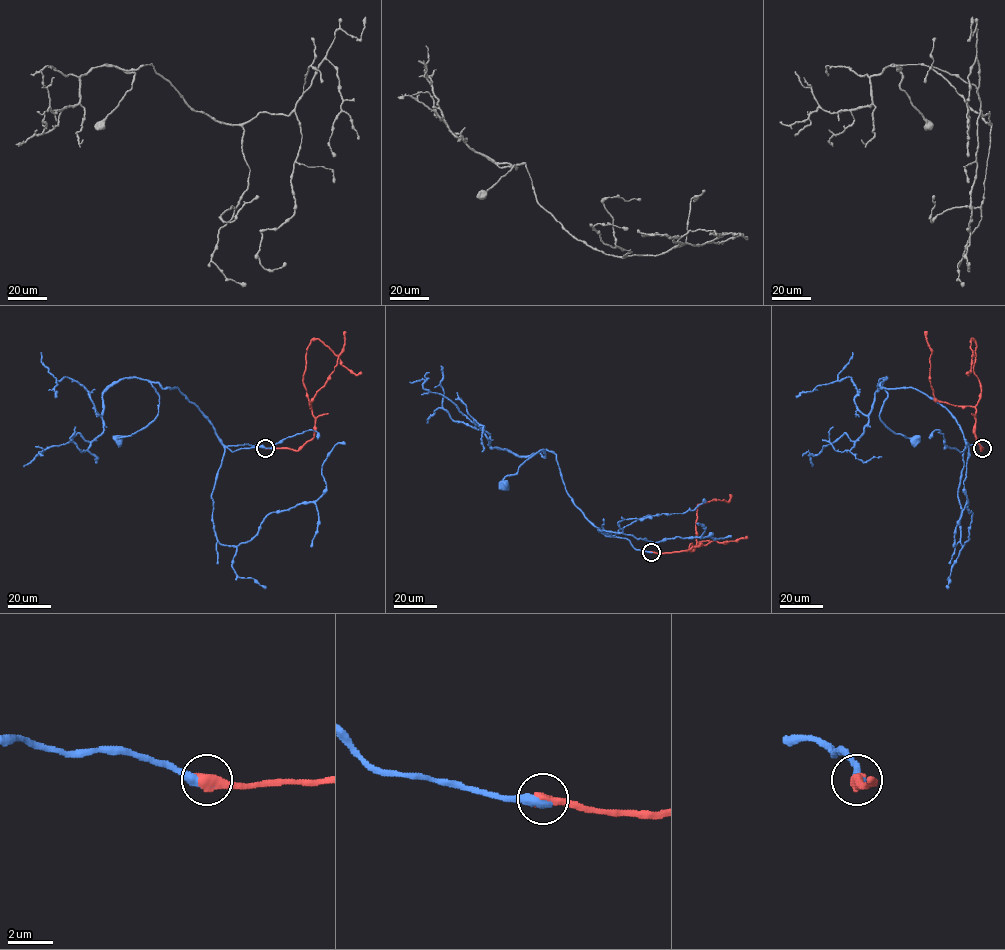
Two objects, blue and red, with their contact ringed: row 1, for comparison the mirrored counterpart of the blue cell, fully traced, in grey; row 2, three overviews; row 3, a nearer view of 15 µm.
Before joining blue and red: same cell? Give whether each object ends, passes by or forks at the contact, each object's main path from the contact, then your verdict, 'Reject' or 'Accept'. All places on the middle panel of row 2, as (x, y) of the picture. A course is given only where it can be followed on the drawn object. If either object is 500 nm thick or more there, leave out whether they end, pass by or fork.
Course of blue: (651, 552), (593, 525), (567, 492), (554, 453), (536, 452), (545, 457), (541, 449), (504, 484). Course of red: (651, 552), (688, 551), (701, 544), (692, 551), (691, 543), (747, 536). Accept

